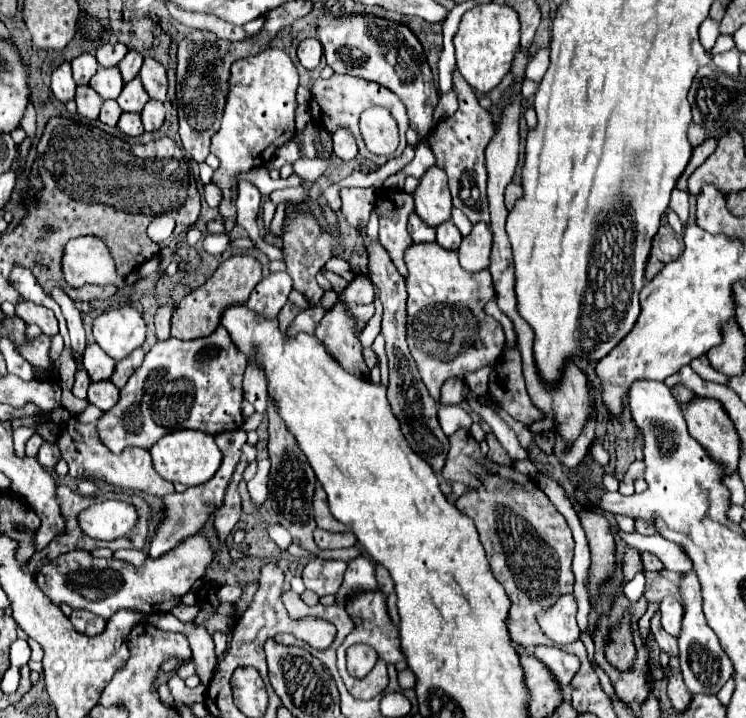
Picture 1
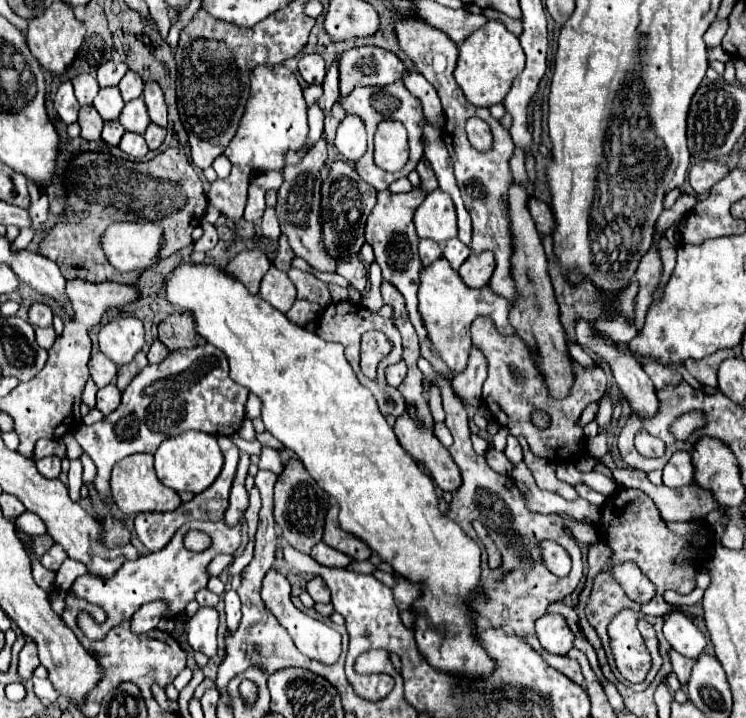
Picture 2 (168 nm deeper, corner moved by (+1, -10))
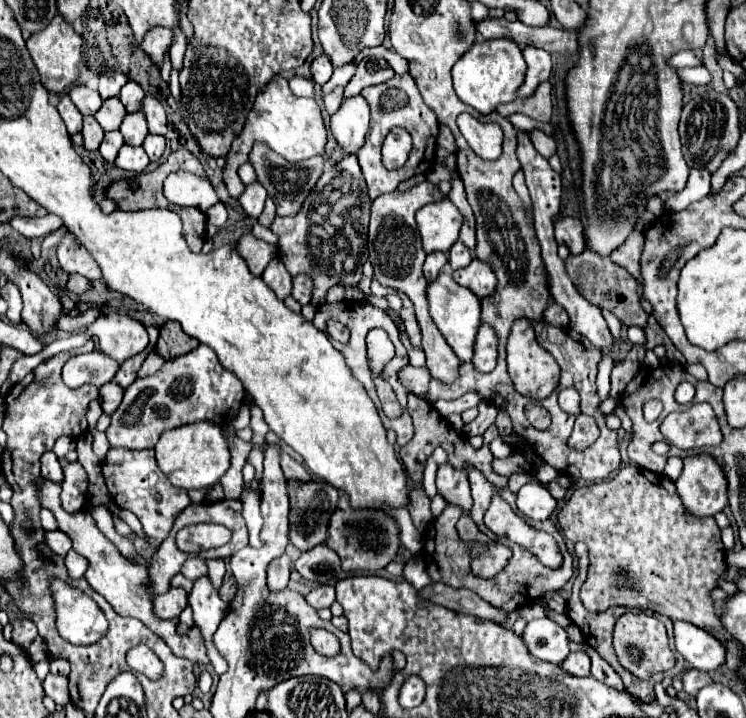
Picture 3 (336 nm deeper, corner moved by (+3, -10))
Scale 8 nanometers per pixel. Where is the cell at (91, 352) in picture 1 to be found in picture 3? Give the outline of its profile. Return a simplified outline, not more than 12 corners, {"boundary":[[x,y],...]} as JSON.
{"boundary":[[100,350],[72,356],[62,370],[70,388],[100,388],[120,364]]}

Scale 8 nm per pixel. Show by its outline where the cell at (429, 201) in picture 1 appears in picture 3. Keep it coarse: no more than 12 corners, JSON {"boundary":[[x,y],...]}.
{"boundary":[[450,200],[418,210],[426,254],[448,252],[462,214]]}

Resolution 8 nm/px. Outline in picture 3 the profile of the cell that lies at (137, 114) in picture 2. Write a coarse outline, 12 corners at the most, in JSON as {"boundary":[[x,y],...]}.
{"boundary":[[142,110],[120,126],[126,144],[142,146],[148,126]]}

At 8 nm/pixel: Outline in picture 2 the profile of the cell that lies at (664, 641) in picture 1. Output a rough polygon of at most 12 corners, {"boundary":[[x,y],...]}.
{"boundary":[[670,650],[672,670],[680,684],[686,686],[694,666],[692,658]]}

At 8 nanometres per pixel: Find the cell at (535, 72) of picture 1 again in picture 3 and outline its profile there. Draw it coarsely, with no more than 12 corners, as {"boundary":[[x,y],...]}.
{"boundary":[[541,130],[530,139],[538,153],[549,159],[556,153],[555,141]]}

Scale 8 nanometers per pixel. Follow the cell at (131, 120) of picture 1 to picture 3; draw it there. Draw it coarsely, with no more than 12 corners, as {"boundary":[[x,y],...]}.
{"boundary":[[122,146],[116,166],[142,174],[150,160],[144,148]]}

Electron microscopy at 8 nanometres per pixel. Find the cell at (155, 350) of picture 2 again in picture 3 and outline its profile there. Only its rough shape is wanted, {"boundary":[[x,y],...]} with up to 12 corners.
{"boundary":[[156,352],[144,360],[138,376],[152,376],[162,368],[162,360]]}

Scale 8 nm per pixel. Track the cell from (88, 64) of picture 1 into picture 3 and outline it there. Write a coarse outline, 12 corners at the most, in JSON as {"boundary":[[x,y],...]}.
{"boundary":[[74,86],[70,98],[84,116],[98,112],[100,94]]}

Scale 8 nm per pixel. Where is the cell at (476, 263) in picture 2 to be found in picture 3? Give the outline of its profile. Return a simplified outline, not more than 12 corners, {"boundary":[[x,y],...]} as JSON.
{"boundary":[[482,260],[454,270],[452,278],[478,298],[494,294],[494,272]]}

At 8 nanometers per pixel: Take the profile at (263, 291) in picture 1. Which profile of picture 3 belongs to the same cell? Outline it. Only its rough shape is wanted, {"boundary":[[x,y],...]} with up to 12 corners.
{"boundary":[[278,256],[262,278],[280,300],[292,292],[292,276]]}

